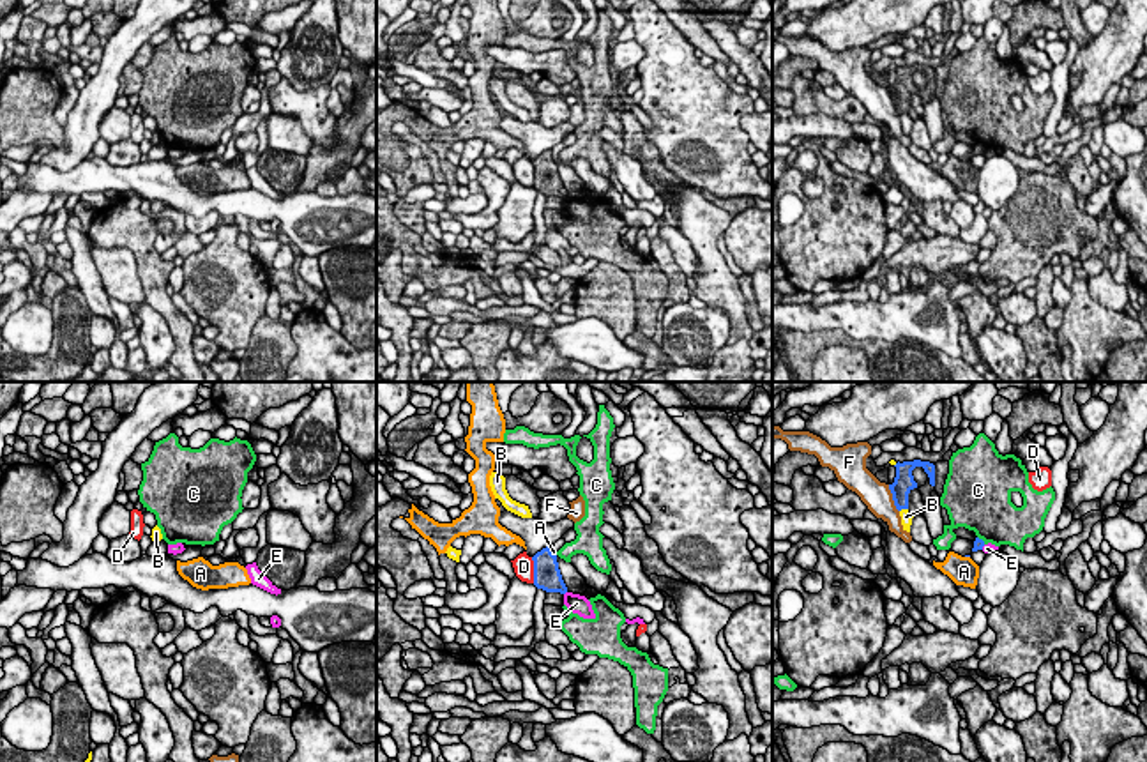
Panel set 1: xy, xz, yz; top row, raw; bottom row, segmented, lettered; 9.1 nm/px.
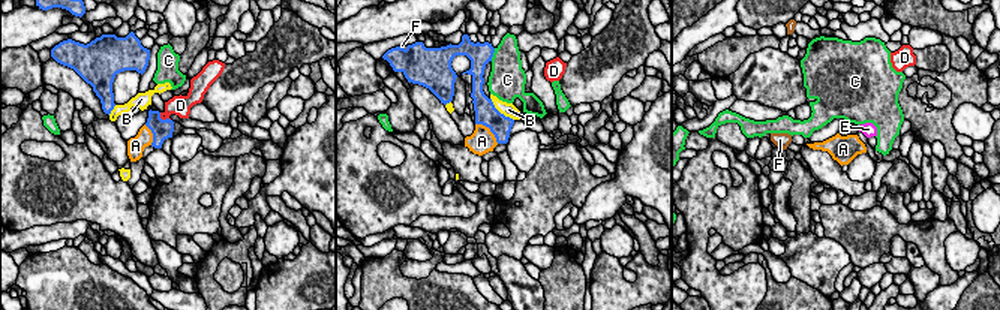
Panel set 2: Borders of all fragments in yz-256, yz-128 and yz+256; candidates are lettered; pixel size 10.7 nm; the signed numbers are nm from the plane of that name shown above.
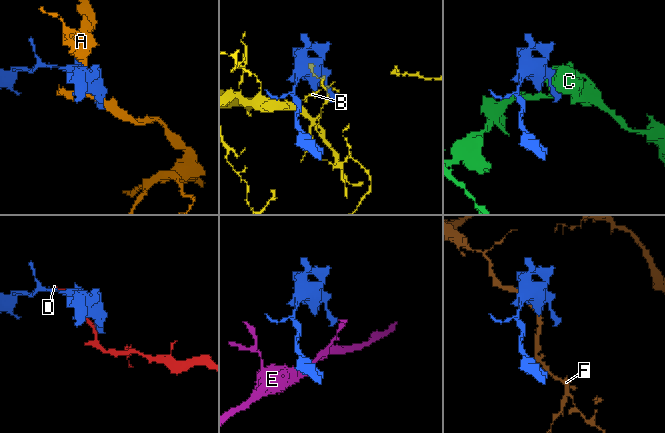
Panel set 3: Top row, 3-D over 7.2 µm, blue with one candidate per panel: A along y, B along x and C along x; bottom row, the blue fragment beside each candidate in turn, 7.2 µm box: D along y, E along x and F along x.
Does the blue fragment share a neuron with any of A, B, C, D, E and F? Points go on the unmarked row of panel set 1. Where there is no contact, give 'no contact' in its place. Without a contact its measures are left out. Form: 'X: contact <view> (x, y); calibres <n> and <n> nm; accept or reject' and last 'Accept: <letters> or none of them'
A: contact xz (552, 154); calibres 260 and 50 nm; reject
B: contact yz (903, 112); calibres 190 and 100 nm; reject
C: contact yz (981, 144); calibres 100 and 440 nm; reject
D: contact xz (534, 174); calibres 260 and 190 nm; reject
E: contact yz (983, 149); calibres 100 and 90 nm; reject
F: contact yz (893, 103); calibres 190 and 260 nm; reject
Accept: none of them

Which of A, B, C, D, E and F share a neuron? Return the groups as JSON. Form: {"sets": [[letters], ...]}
{"sets": [["A"], ["B"], ["C"], ["D"], ["E"], ["F"]]}

